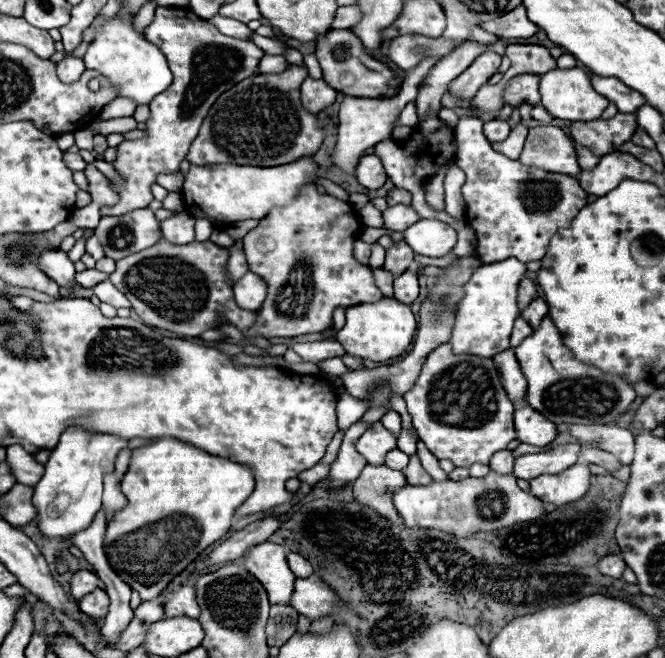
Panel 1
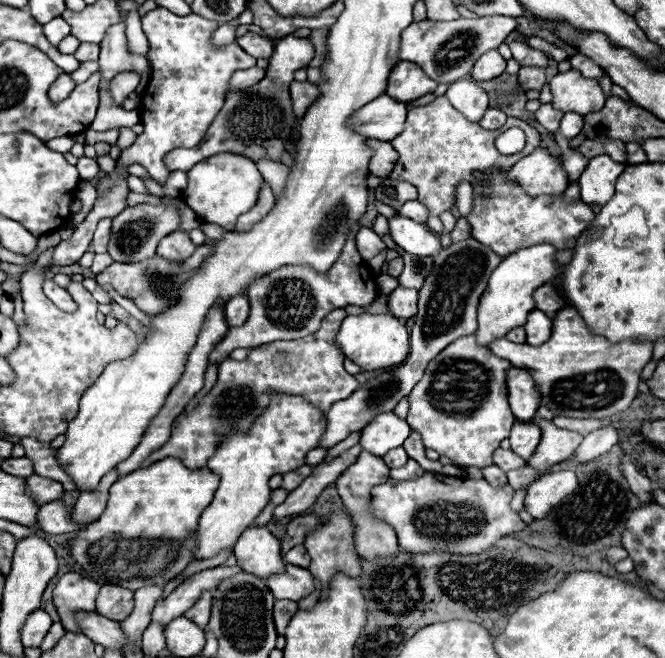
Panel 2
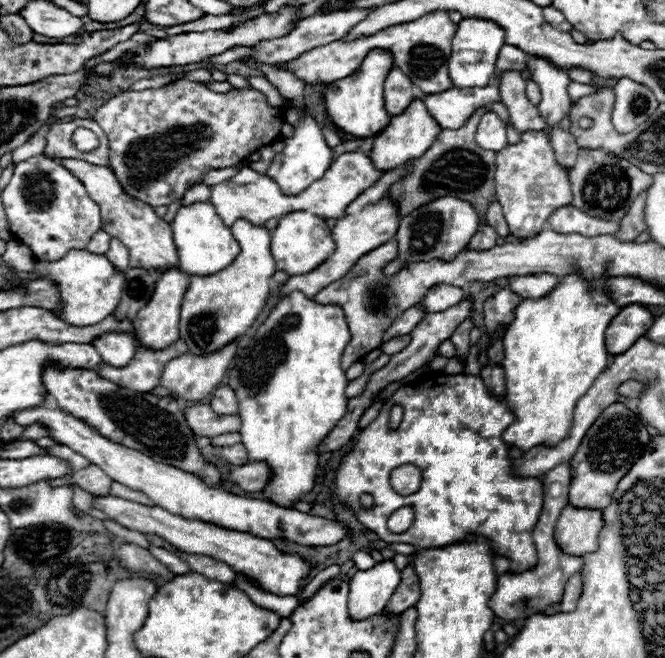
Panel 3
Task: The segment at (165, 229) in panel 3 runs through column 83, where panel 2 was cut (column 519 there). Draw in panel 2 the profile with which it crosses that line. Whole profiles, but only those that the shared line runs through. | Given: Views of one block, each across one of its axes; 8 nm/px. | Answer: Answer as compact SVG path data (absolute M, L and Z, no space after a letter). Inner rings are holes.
M542 146L518 160L508 170L508 176L520 182L528 194L558 194L568 186L568 174L562 162Z

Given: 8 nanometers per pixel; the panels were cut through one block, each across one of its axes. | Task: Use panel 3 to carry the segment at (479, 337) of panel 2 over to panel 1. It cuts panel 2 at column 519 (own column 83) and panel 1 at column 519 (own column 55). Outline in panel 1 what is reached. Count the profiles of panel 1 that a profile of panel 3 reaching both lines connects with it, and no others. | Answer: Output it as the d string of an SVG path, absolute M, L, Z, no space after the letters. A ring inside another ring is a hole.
M516 258L482 264L478 270L474 270L472 278L464 284L464 296L456 306L456 322L452 328L452 338L448 340L454 354L492 358L504 348L510 348L510 330L514 320L520 316L516 306L516 290L524 274L526 264Z

